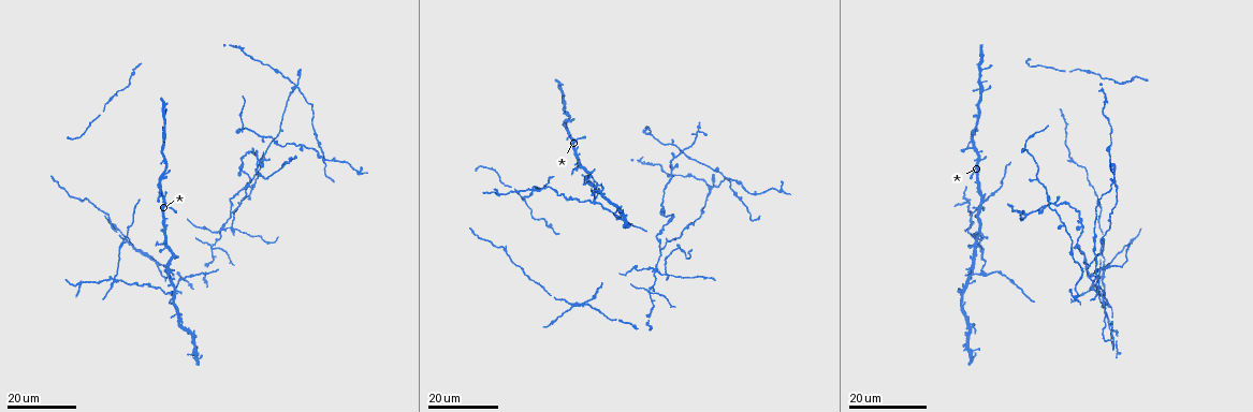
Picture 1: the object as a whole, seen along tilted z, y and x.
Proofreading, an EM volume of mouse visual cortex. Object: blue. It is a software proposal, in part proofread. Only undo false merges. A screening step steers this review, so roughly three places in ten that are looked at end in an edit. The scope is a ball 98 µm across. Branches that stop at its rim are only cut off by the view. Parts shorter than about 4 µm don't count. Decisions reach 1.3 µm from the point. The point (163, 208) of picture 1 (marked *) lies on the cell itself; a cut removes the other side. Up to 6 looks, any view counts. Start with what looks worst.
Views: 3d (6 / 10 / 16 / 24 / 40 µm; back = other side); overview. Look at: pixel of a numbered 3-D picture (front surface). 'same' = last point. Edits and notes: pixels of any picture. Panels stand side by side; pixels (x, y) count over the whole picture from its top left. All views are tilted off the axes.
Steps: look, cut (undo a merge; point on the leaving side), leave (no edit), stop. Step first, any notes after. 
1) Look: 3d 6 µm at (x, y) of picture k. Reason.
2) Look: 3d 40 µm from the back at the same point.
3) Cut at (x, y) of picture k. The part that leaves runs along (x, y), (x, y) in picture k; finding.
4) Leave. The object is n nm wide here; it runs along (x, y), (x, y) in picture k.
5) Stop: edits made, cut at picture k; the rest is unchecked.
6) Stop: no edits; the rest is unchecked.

Look: 3d 16 µm at (658, 248) of picture 1. Two arms in line, one across.

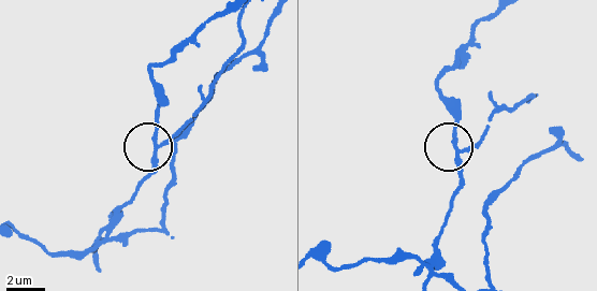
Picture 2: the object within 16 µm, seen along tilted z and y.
Look: 3d 10 µm at (164, 144) of picture 2.

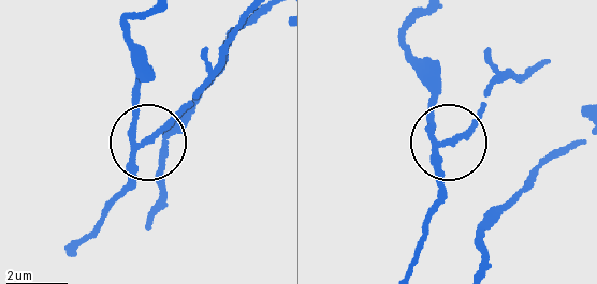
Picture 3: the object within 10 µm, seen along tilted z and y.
Cut at (137, 102) of picture 3. 3 arms meet here; the part that leaves runs along (136, 146), (137, 54), (127, 23), (148, 10) in picture 3; a second cell is stuck on.

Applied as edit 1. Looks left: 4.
Look: 3d 24 µm at (688, 226) of picture 1. Three-way junction.

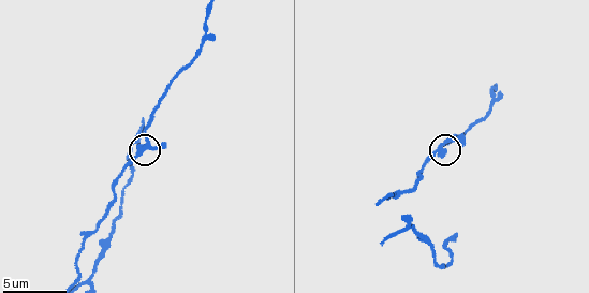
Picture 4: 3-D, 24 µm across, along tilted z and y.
Look: 3d 10 µm at (148, 145) of picture 4.

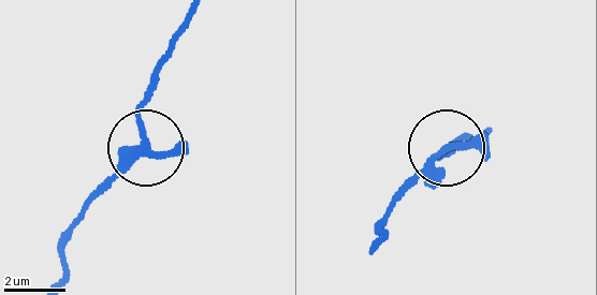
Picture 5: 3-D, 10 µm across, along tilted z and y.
Look: 3d 6 µm at (446, 149) of picture 5.

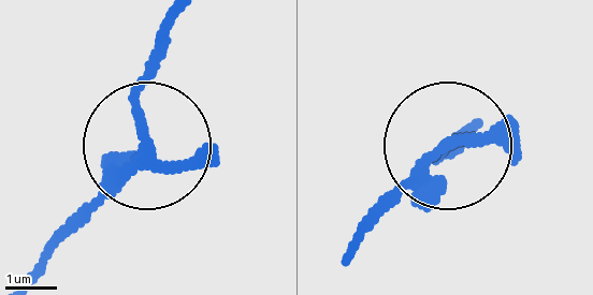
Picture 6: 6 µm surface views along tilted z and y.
Leave. The object is 210 nm wide here; it runs along (37, 270), (71, 214), (144, 150), (140, 88), (154, 45) in picture 6; all the same cell.

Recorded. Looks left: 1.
Stop: edits made, cut at picture 3; the rest is unchecked.

